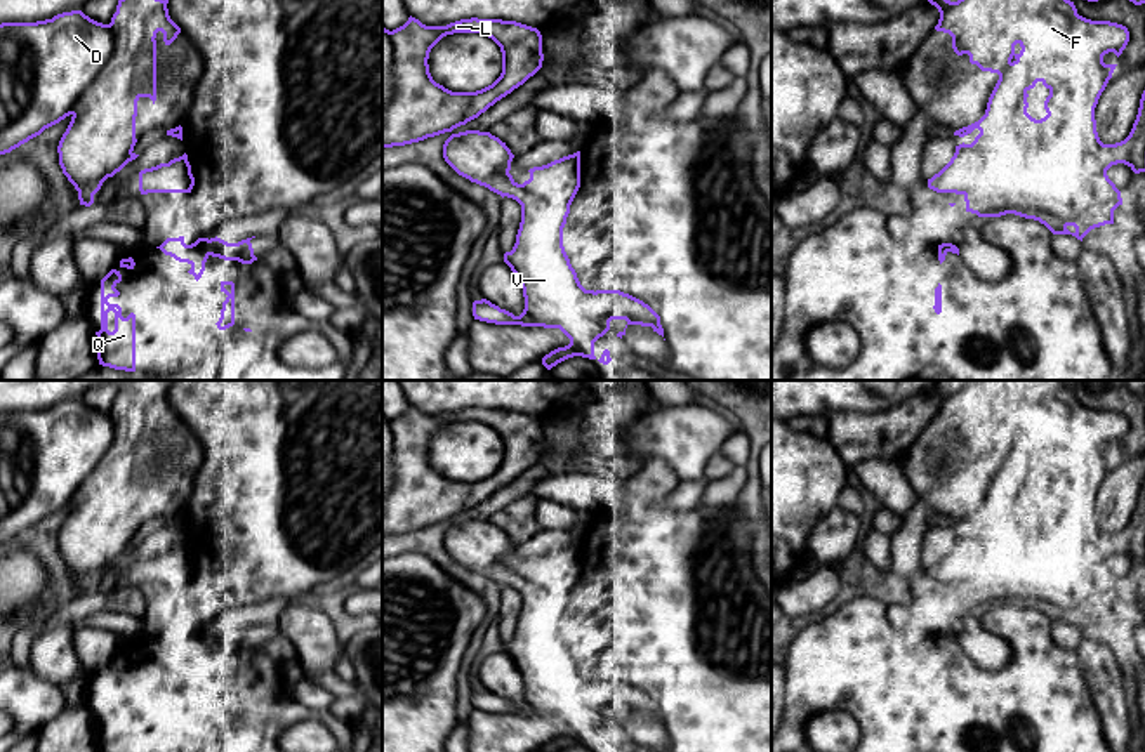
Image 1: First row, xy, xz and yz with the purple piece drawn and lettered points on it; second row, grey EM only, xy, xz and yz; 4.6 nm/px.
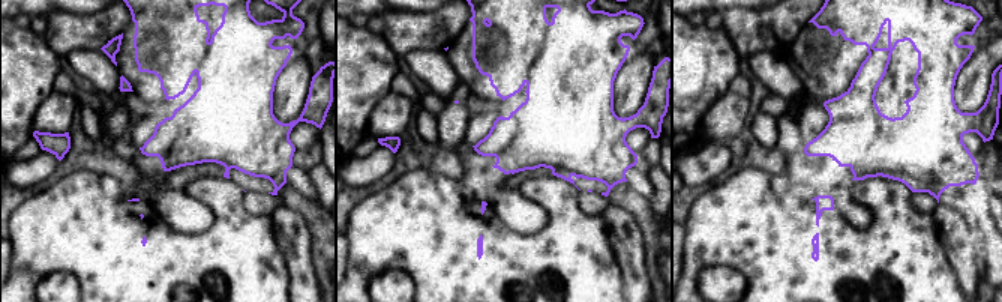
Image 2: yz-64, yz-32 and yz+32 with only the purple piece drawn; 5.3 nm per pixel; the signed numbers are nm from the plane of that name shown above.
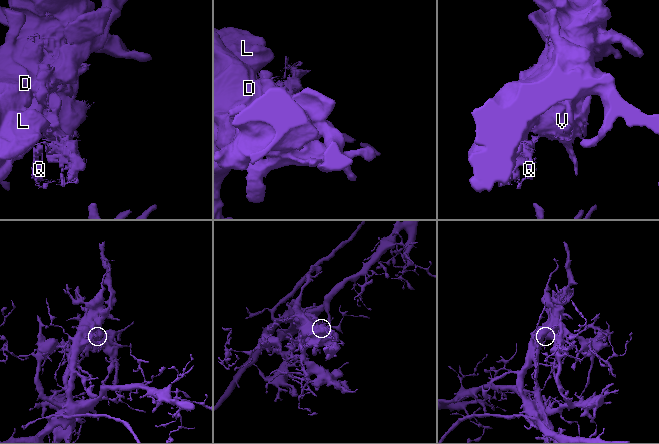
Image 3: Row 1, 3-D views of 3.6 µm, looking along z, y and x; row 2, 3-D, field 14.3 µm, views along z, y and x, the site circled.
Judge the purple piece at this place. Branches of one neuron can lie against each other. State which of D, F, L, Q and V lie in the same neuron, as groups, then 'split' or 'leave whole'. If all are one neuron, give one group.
D F Q / L V; split

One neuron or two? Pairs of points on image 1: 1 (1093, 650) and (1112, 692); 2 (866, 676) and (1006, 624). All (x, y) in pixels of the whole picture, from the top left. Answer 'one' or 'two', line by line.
1: one
2: one

